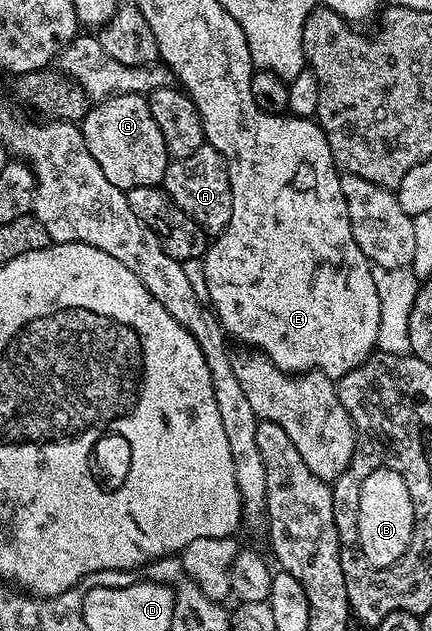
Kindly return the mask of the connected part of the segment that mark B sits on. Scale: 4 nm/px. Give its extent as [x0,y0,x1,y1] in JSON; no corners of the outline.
[356,467,414,570]

